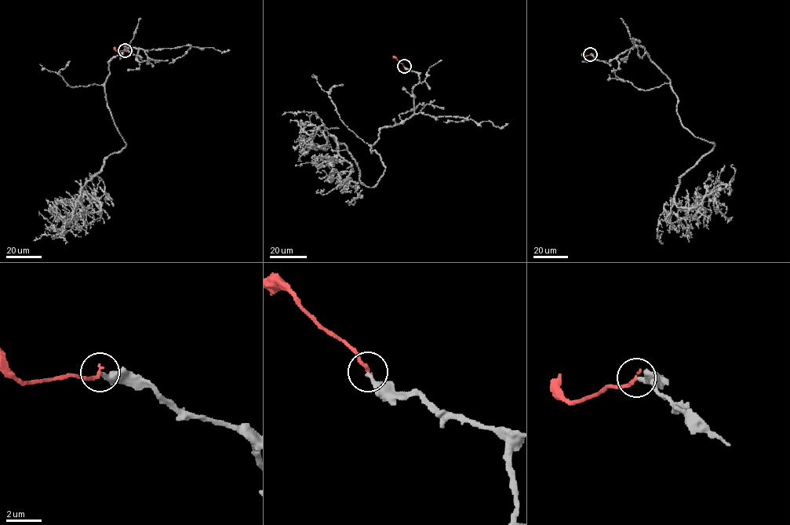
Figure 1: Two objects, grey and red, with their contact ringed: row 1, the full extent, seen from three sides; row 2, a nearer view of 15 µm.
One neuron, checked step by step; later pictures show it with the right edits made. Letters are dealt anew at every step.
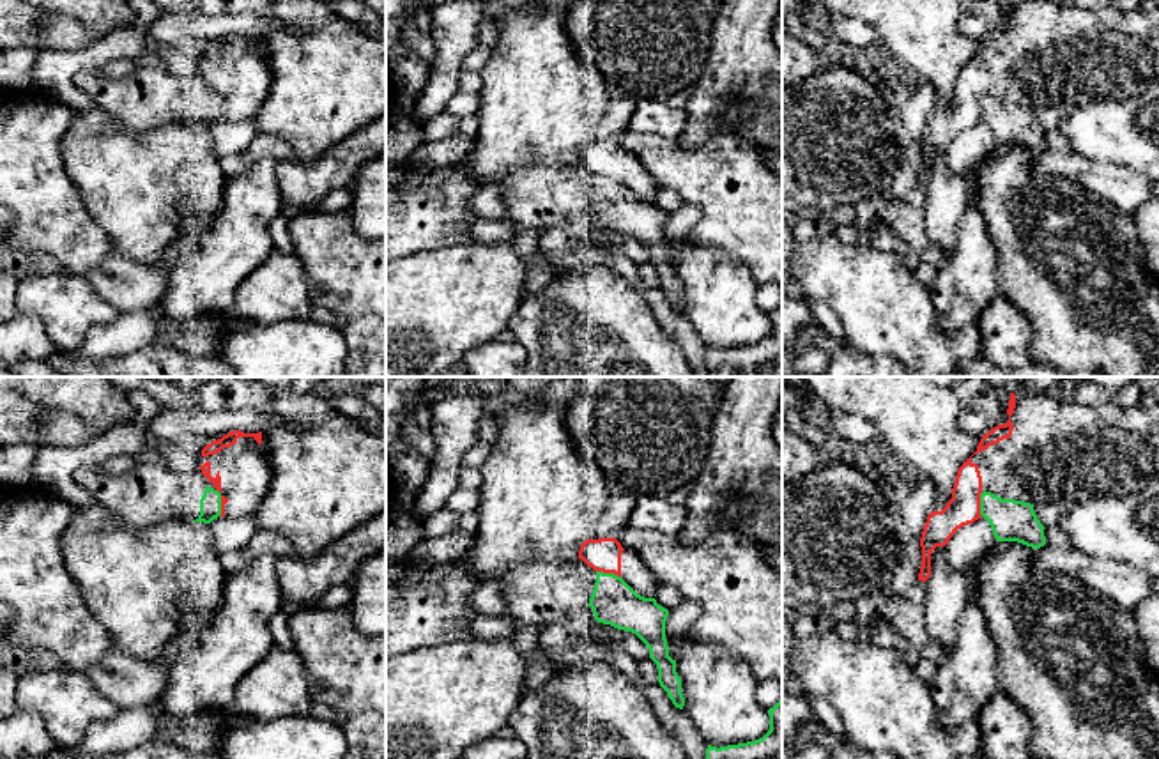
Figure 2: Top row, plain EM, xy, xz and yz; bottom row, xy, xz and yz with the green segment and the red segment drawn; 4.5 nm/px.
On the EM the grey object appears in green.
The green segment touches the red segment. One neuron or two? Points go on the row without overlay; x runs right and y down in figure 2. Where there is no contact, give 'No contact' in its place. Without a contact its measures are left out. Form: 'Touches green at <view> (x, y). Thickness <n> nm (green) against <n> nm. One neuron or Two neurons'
Touches green at xz (609, 177). Thickness 200 nm (green) against 150 nm. Two neurons

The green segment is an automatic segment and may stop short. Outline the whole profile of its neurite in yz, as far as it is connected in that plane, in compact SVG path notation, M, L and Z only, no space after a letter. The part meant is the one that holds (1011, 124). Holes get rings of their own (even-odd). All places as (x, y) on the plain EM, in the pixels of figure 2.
M984 94L980 97L980 119L989 126L996 145L1017 145L1032 152L1046 149L1046 131L1030 106L1002 103Z

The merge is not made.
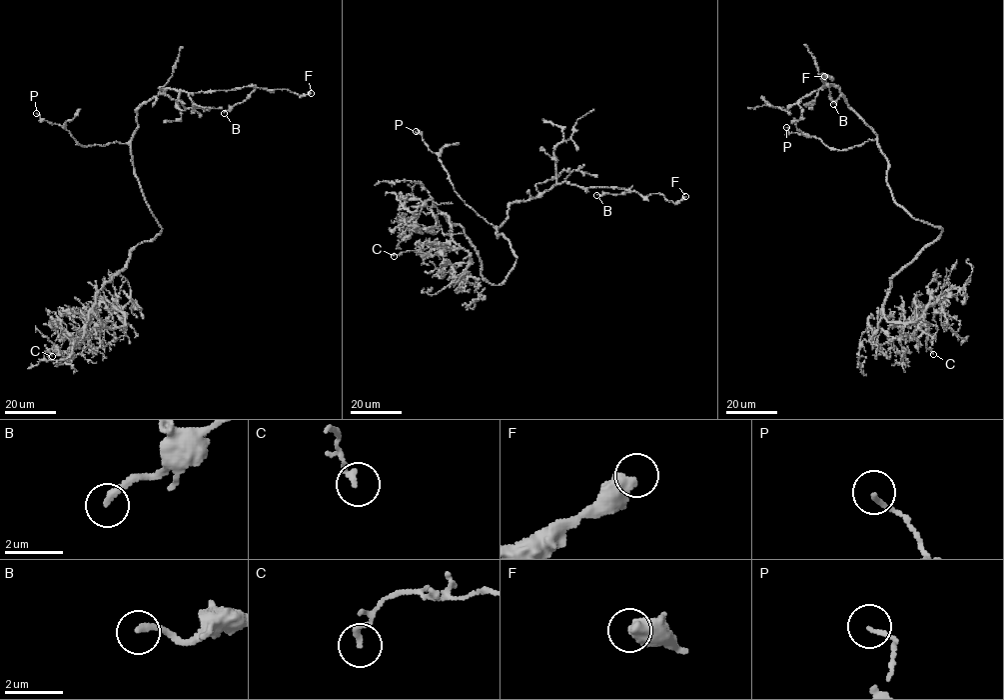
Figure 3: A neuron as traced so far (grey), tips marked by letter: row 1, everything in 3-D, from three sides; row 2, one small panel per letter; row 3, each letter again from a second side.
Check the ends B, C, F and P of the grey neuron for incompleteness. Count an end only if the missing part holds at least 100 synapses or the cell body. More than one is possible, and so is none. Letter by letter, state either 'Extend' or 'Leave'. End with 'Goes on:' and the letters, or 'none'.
B: Leave
C: Leave
F: Leave
P: Leave
Goes on: none

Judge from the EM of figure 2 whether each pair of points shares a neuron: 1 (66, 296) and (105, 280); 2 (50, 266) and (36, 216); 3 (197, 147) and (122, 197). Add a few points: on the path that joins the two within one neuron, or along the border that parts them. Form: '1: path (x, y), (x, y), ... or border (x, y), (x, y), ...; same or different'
1: border (82, 276), (121, 312); different
2: border (18, 248), (50, 255), (62, 271); different
3: path (179, 158), (147, 186), (140, 186); same

